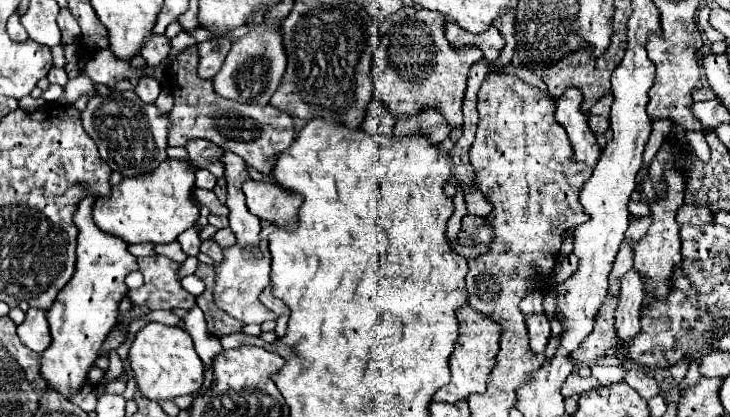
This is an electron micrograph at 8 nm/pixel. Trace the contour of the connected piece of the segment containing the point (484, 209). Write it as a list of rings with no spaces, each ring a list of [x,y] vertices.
[[[462,187],[464,193],[464,201],[466,201],[466,209],[470,215],[478,215],[478,217],[486,217],[492,211],[492,205],[486,201],[486,197],[472,187]]]

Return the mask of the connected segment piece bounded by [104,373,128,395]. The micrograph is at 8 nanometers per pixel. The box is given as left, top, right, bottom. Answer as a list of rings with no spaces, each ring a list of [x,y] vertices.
[[[122,373],[120,379],[110,381],[104,391],[110,393],[110,395],[120,395],[120,393],[124,393],[124,389],[126,389],[126,381],[128,381],[128,373]]]

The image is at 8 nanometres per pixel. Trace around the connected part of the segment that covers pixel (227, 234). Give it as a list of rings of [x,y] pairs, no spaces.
[[[226,227],[226,229],[218,229],[216,231],[216,235],[212,237],[220,247],[230,247],[230,245],[234,245],[236,243],[236,237],[234,237],[234,231],[230,229],[230,227]]]

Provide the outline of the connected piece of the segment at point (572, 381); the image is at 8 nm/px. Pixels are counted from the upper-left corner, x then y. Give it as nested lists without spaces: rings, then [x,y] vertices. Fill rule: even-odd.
[[[572,373],[566,379],[566,383],[562,385],[562,396],[568,398],[572,395],[580,395],[580,393],[596,389],[596,387],[600,387],[600,383],[594,377],[580,377],[580,375]]]

